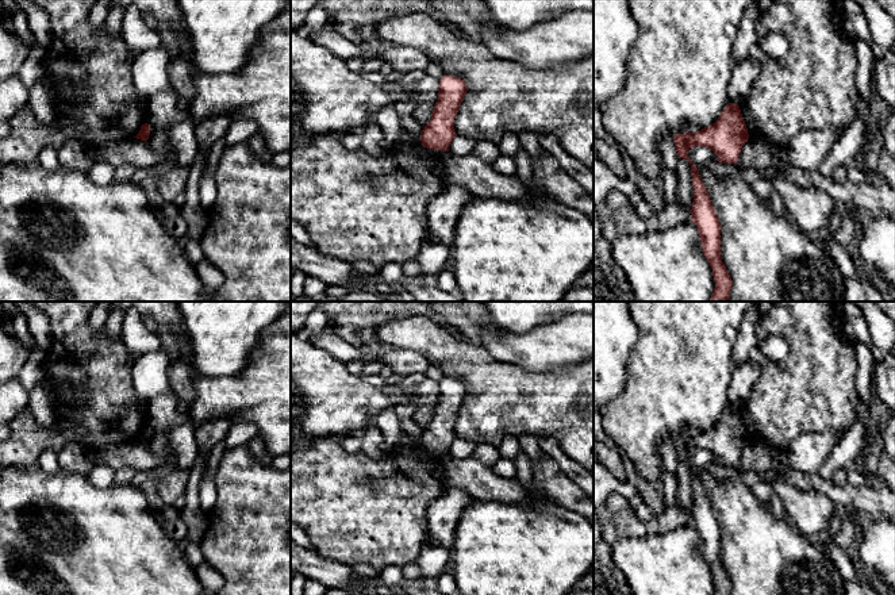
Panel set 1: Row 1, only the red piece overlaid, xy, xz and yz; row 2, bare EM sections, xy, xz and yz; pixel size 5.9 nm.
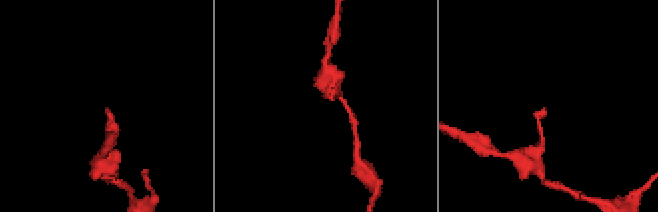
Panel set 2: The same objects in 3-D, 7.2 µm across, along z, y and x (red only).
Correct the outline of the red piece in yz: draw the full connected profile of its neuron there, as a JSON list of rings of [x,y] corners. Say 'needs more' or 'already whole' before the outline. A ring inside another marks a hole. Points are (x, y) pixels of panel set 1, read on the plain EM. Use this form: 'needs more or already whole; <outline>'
already whole; [[[729,406],[718,423],[698,435],[673,438],[679,461],[691,468],[694,504],[690,513],[691,523],[696,527],[702,542],[702,552],[714,579],[714,595],[731,595],[731,580],[721,561],[721,526],[710,503],[698,471],[691,465],[688,453],[694,449],[711,452],[719,465],[735,467],[745,445],[749,442],[748,431],[738,407]]]

